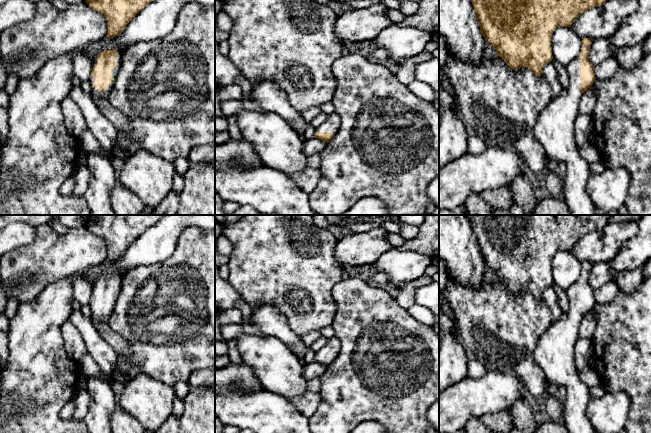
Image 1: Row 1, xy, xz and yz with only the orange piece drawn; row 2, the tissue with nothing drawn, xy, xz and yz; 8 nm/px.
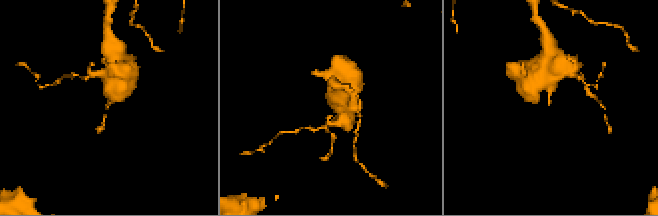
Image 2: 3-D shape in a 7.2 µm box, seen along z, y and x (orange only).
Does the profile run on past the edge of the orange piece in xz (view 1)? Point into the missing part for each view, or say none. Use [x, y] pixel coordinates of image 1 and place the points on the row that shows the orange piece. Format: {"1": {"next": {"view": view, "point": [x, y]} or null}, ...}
{"1": {"next": {"view": "xz", "point": [332, 123]}}}

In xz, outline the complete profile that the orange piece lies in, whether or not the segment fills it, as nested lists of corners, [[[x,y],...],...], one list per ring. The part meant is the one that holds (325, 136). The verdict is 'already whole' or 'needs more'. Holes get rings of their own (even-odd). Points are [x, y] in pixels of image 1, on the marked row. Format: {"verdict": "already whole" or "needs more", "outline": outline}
{"verdict": "needs more", "outline": [[[336,114],[328,115],[328,118],[315,128],[315,137],[328,143],[338,132],[341,117]]]}

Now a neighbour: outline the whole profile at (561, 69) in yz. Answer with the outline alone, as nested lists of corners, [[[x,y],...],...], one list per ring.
[[[552,59],[552,63],[554,64],[557,74],[559,76],[560,83],[563,88],[566,88],[569,83],[568,73],[566,71],[566,66],[558,63],[555,59]]]

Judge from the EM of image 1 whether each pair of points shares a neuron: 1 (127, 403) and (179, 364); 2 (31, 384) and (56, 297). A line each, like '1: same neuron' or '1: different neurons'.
1: different neurons
2: same neuron

